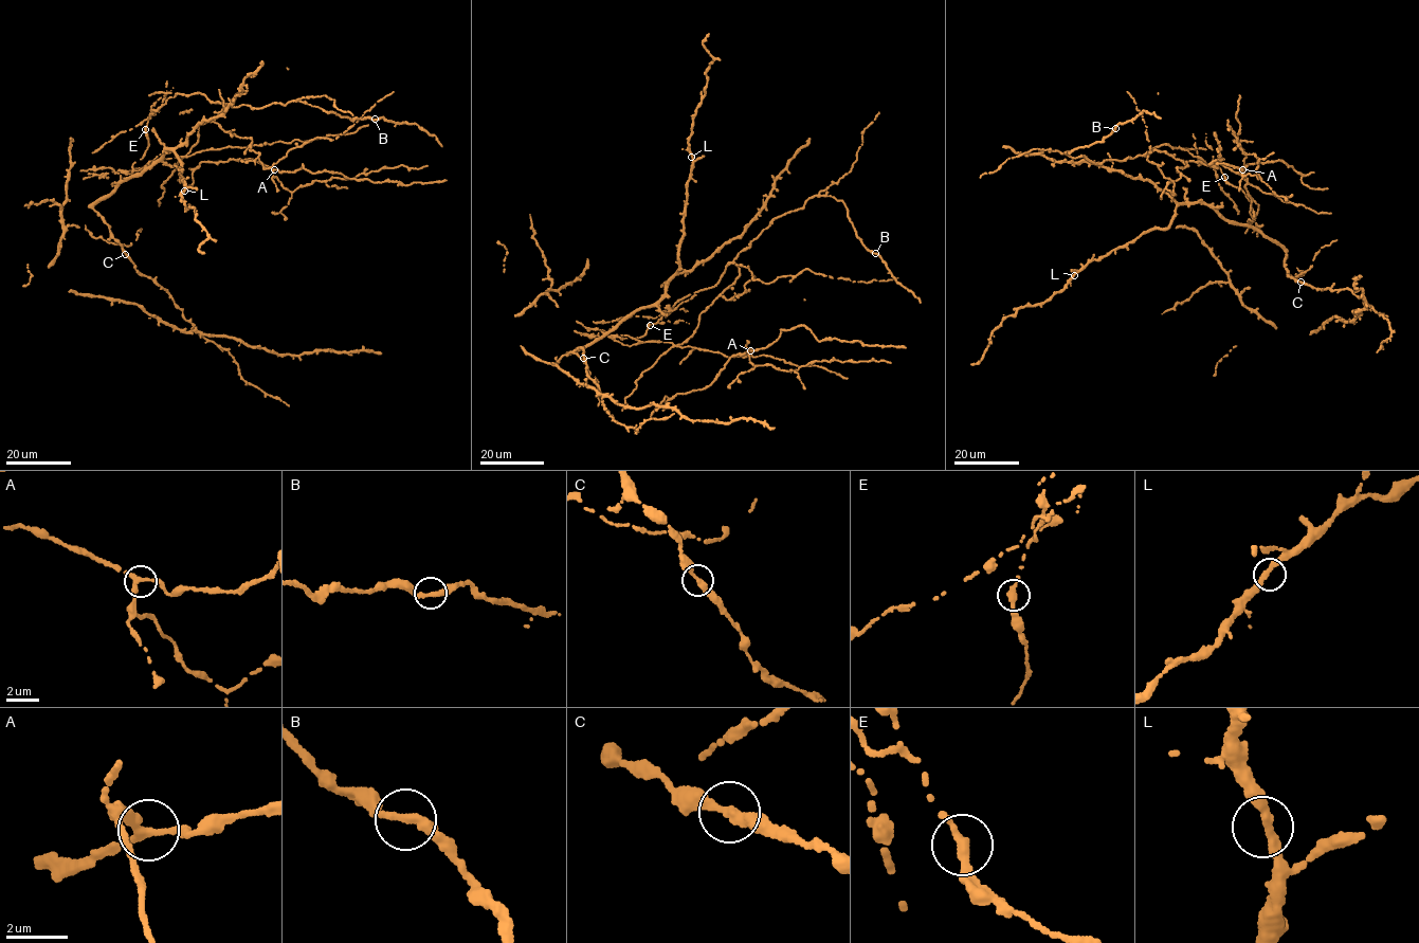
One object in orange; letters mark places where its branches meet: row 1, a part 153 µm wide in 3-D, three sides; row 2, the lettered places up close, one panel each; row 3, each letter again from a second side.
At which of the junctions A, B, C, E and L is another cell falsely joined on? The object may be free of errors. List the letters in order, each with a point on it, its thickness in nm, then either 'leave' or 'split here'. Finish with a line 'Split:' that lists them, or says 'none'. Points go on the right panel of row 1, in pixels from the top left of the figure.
A: place (1242, 169); calibre 320 nm; leave
B: place (1115, 128); calibre 280 nm; leave
C: place (1301, 282); calibre 300 nm; leave
E: place (1224, 177); calibre 320 nm; leave
L: place (1074, 275); calibre 320 nm; leave
Split: none

